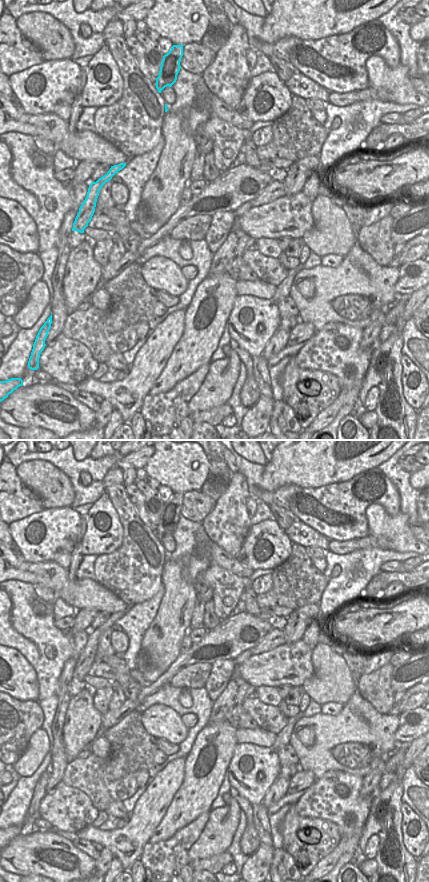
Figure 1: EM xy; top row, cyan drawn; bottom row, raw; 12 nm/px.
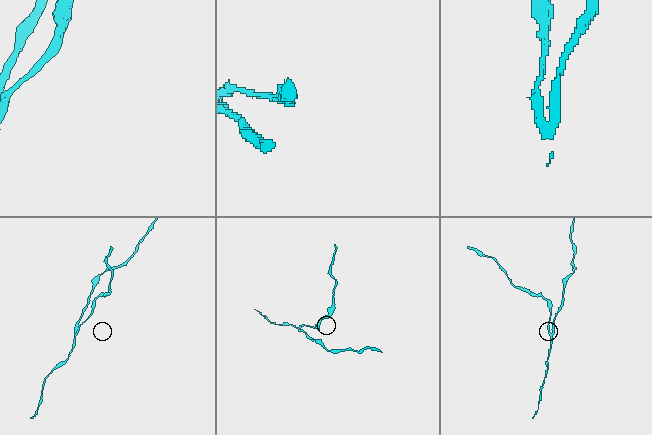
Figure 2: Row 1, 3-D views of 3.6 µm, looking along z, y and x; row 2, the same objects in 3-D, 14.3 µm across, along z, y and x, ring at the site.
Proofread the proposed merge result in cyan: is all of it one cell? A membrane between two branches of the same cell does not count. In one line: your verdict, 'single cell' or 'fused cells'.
fused cells

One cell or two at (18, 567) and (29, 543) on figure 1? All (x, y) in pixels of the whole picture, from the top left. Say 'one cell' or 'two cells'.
two cells

